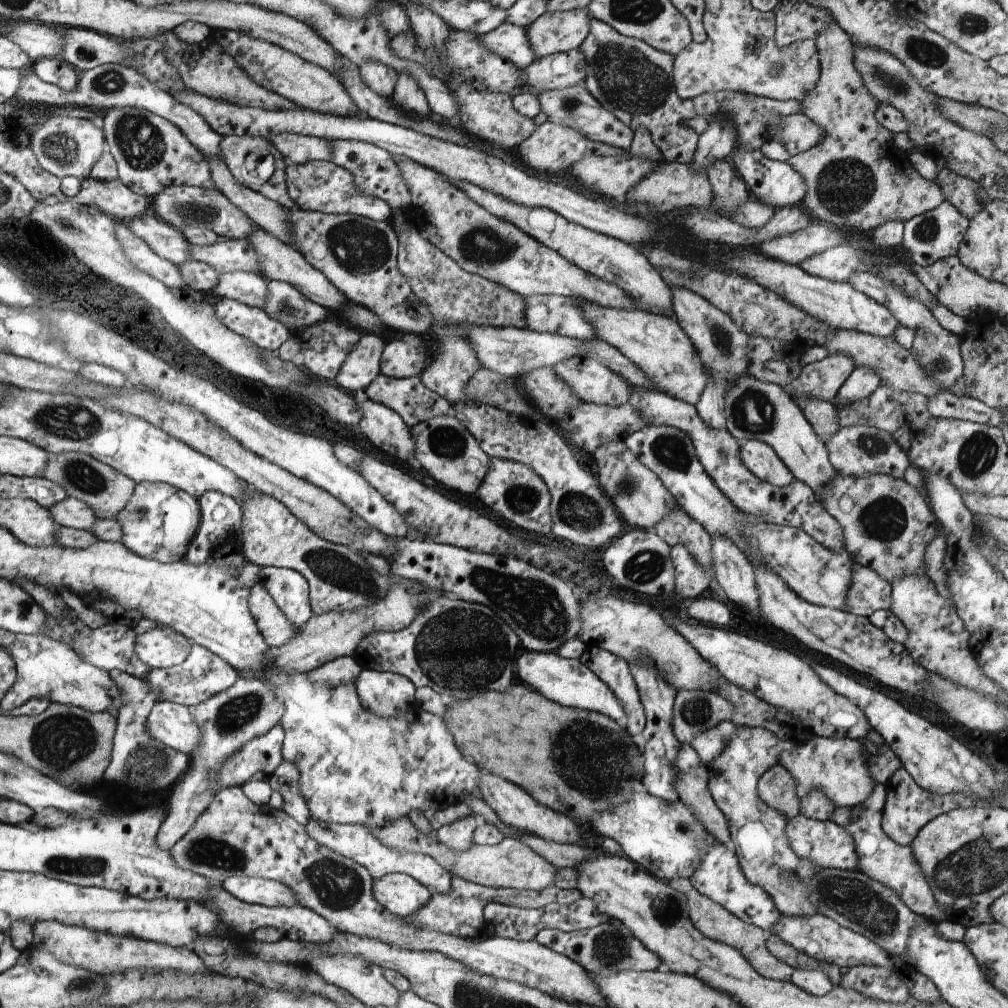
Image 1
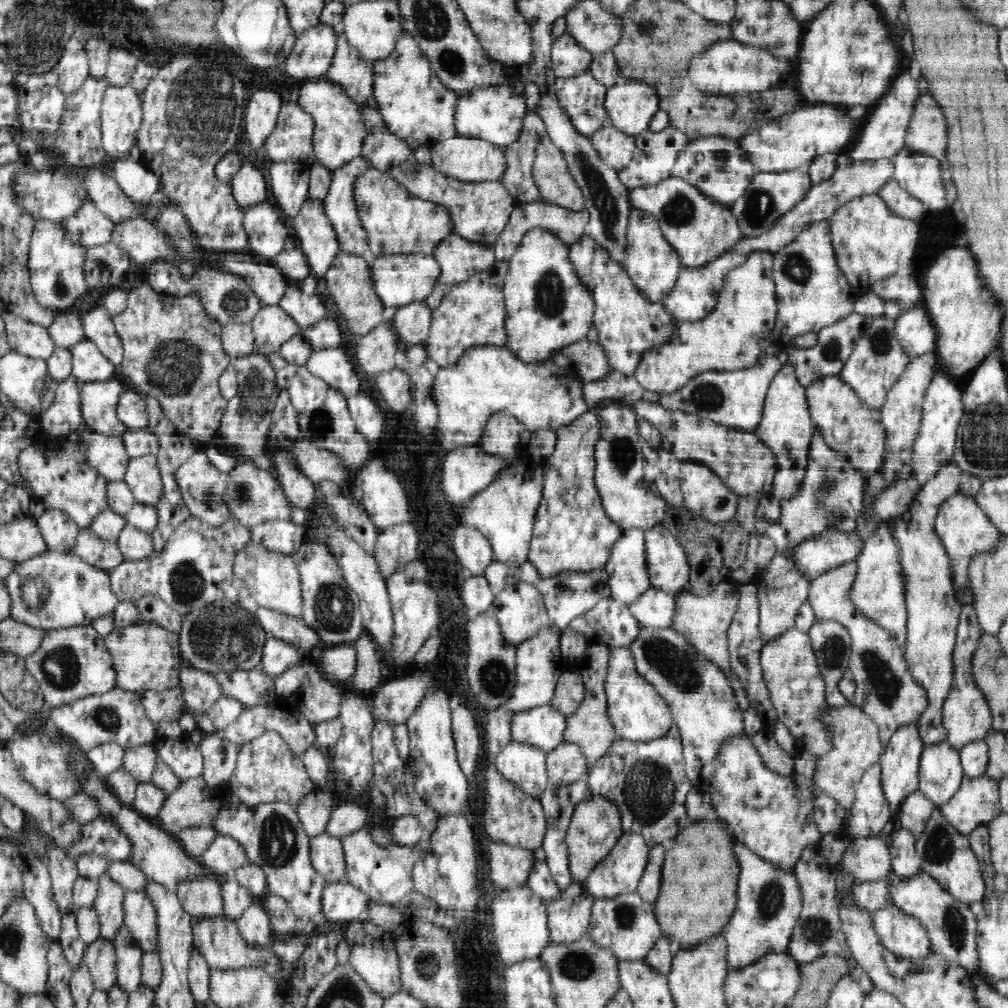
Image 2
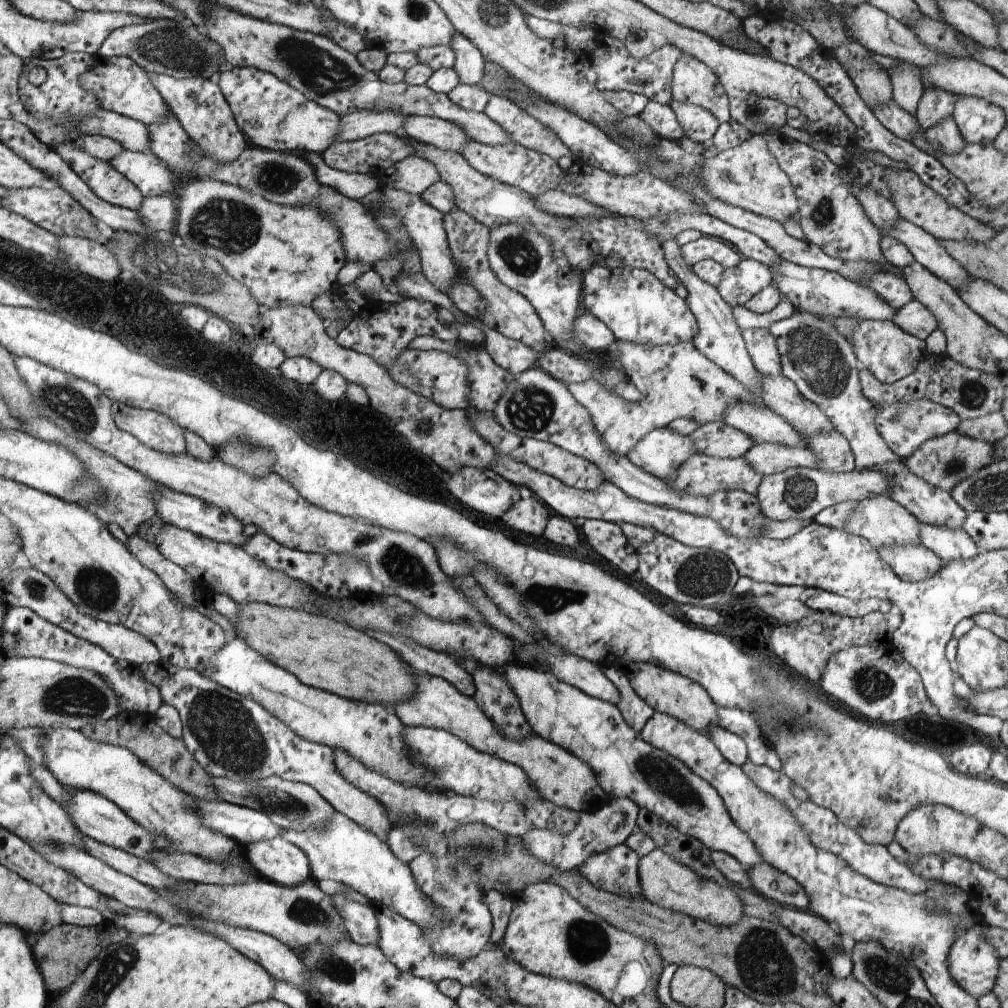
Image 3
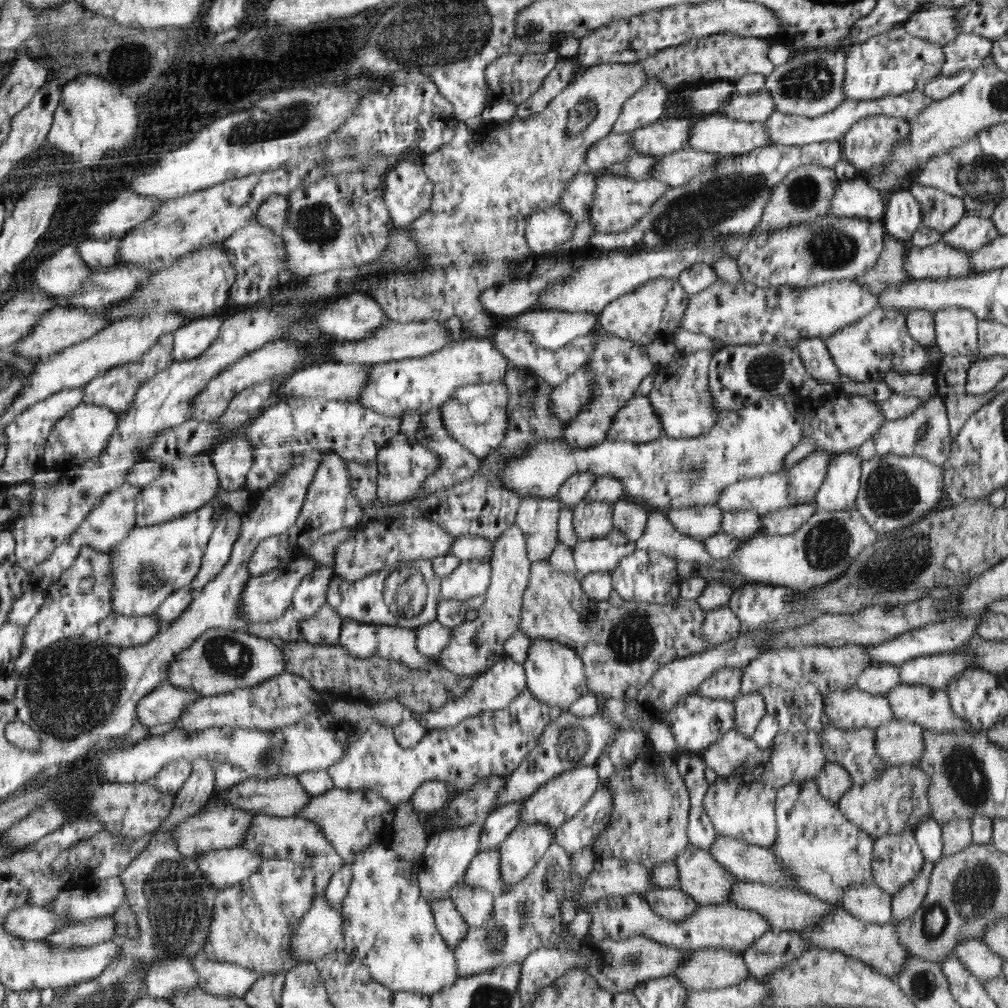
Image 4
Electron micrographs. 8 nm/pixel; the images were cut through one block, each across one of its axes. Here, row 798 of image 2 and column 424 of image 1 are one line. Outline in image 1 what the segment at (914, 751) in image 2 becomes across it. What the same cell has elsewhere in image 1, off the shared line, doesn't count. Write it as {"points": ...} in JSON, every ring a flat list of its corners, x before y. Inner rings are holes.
{"points":[[389,873,372,879,371,890,380,906,400,918,417,912,431,898,426,886,405,873]]}

